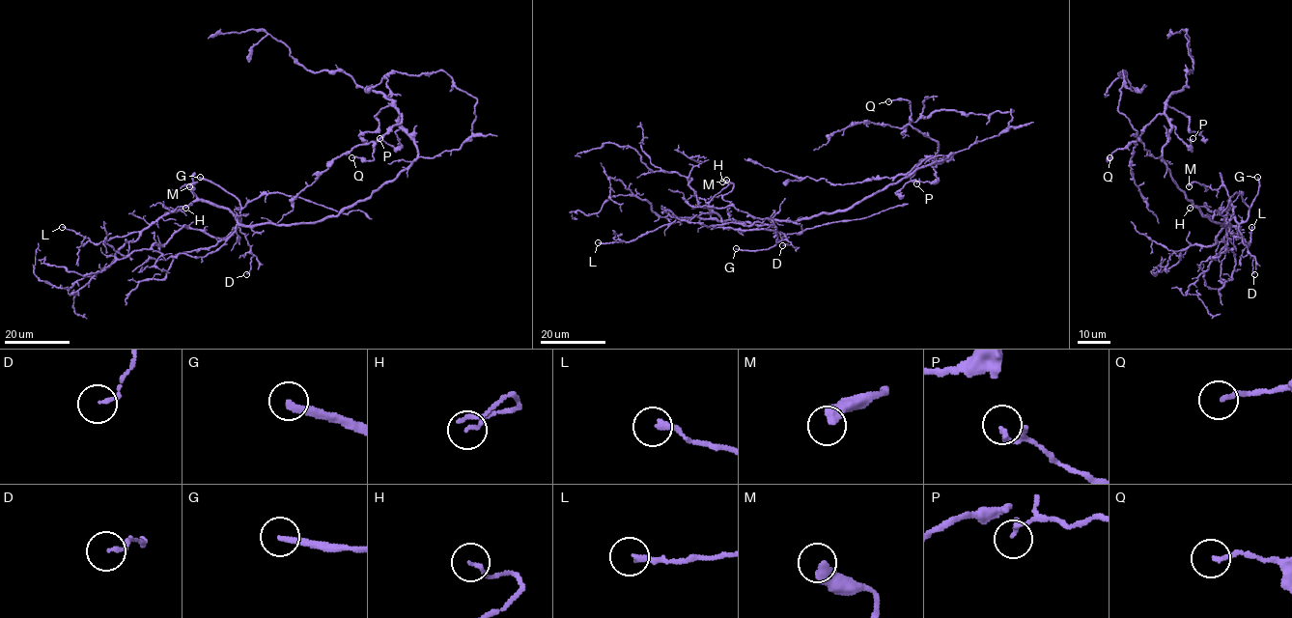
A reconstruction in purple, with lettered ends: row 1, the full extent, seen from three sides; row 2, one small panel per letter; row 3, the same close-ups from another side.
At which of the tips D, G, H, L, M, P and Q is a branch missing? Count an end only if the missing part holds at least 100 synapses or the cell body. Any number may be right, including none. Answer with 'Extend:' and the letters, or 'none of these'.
Extend: G

